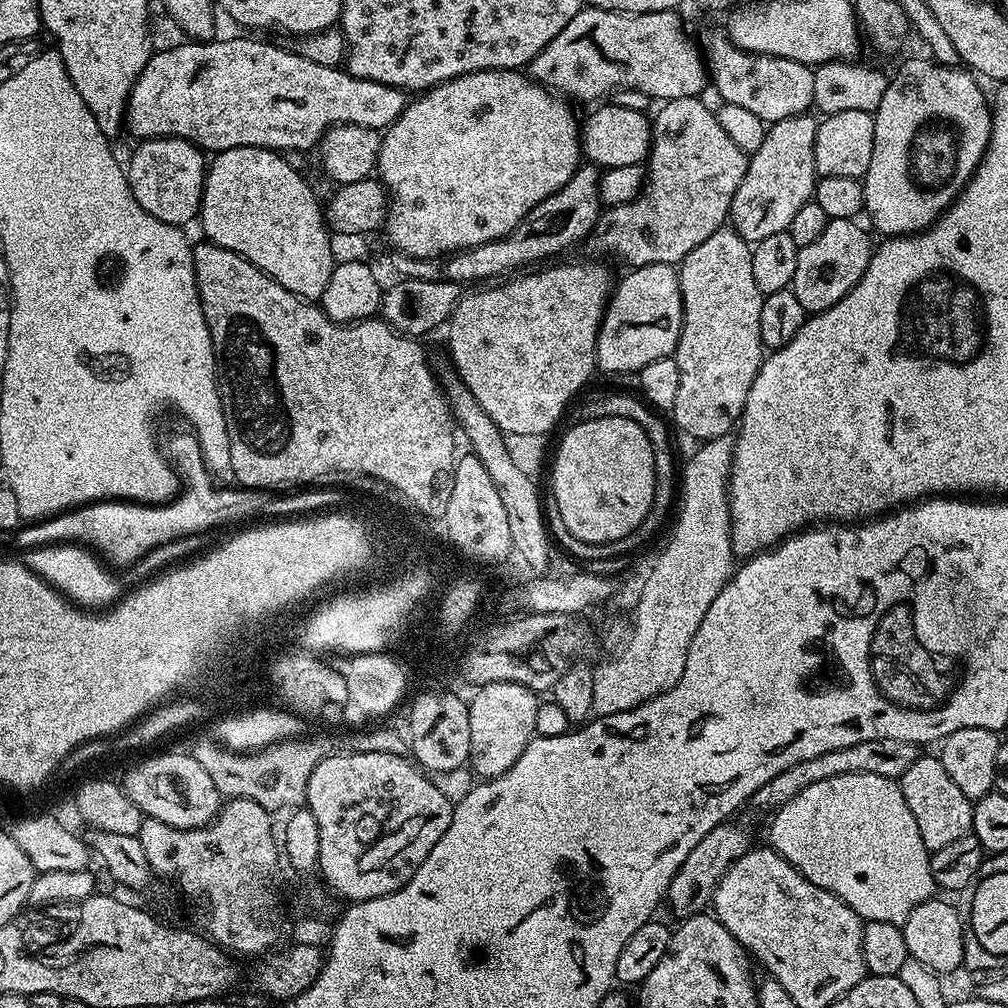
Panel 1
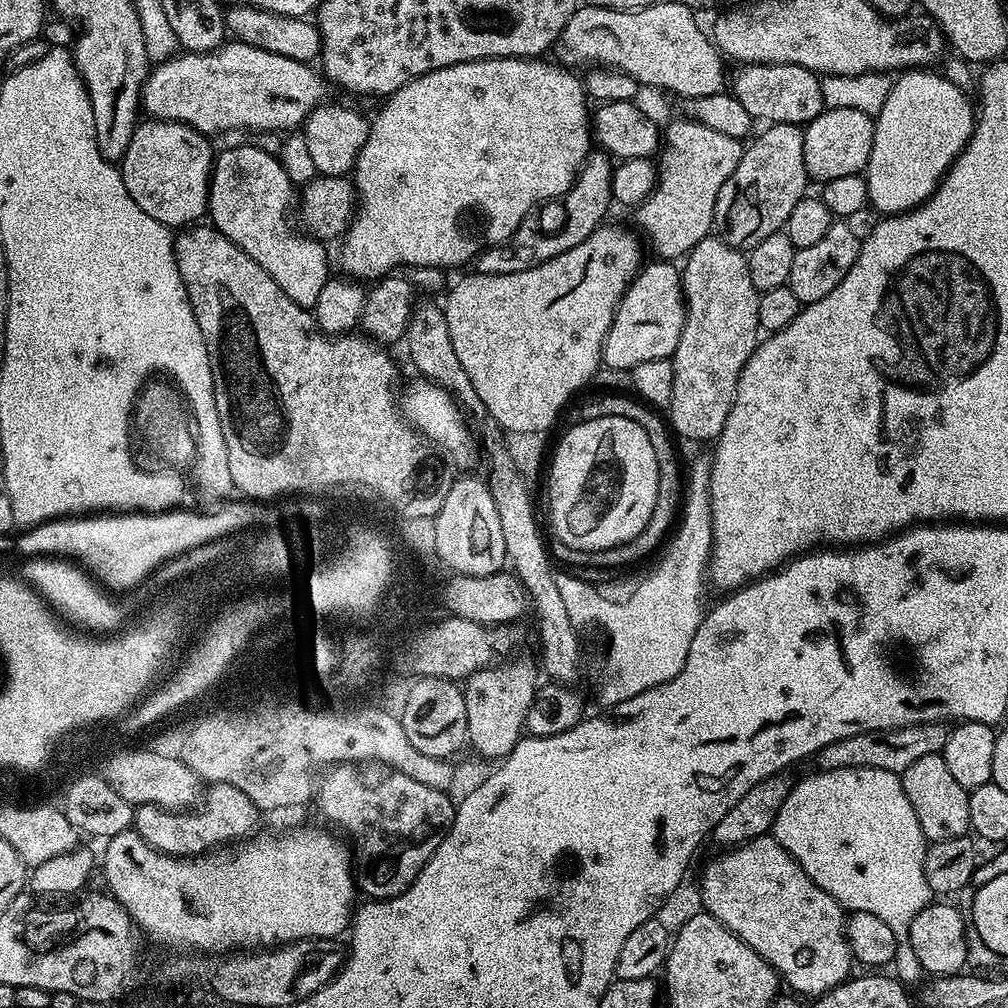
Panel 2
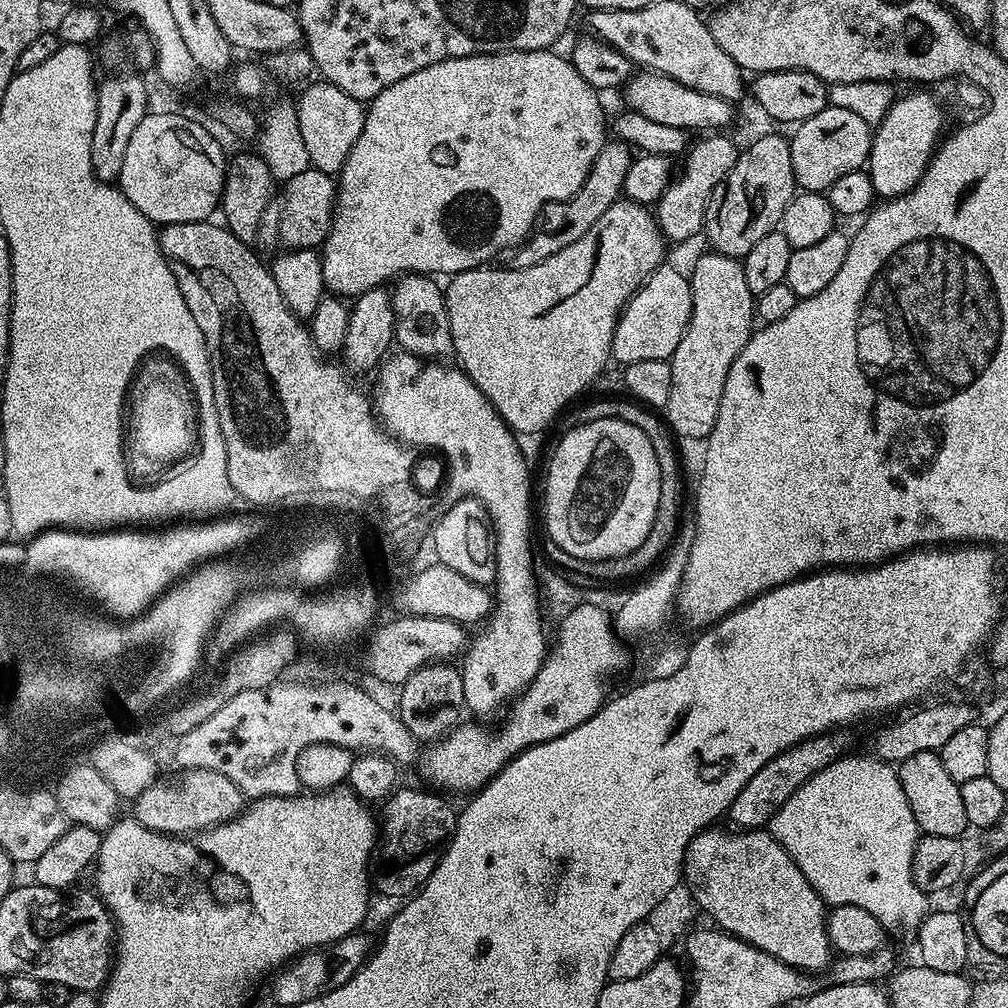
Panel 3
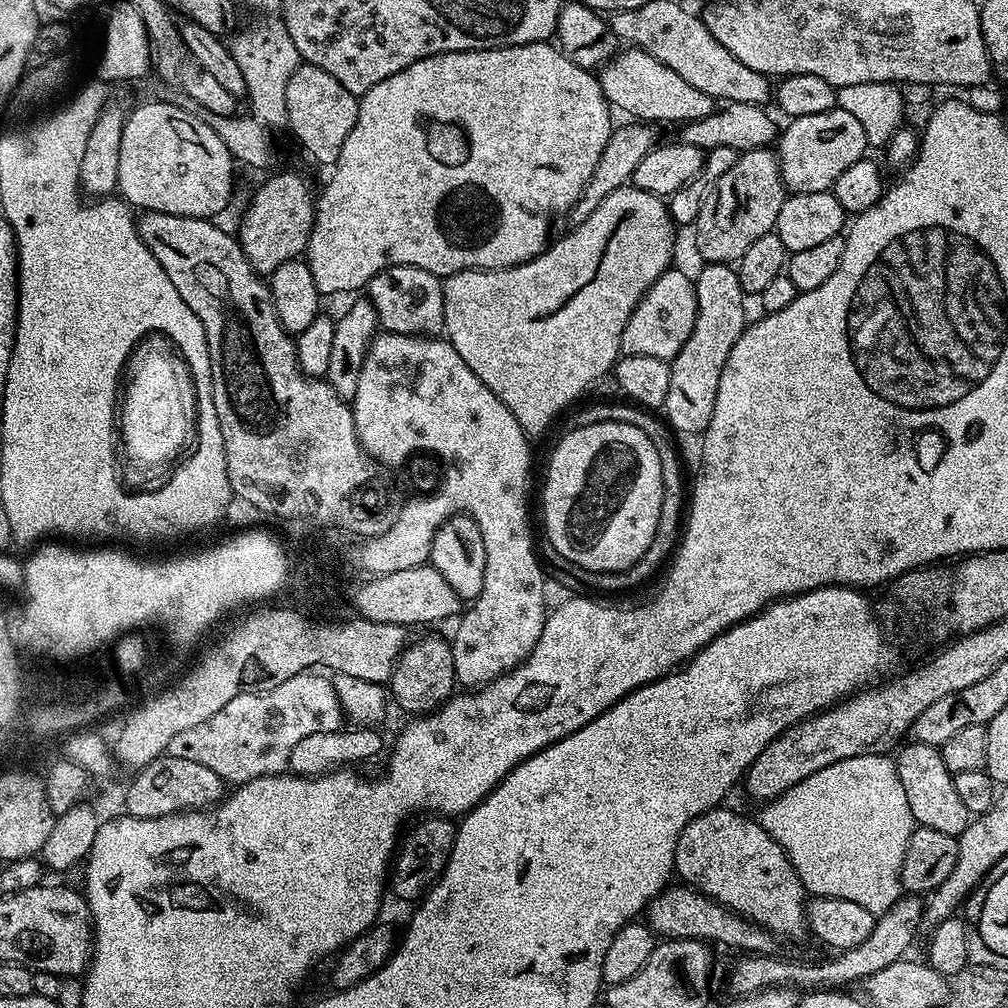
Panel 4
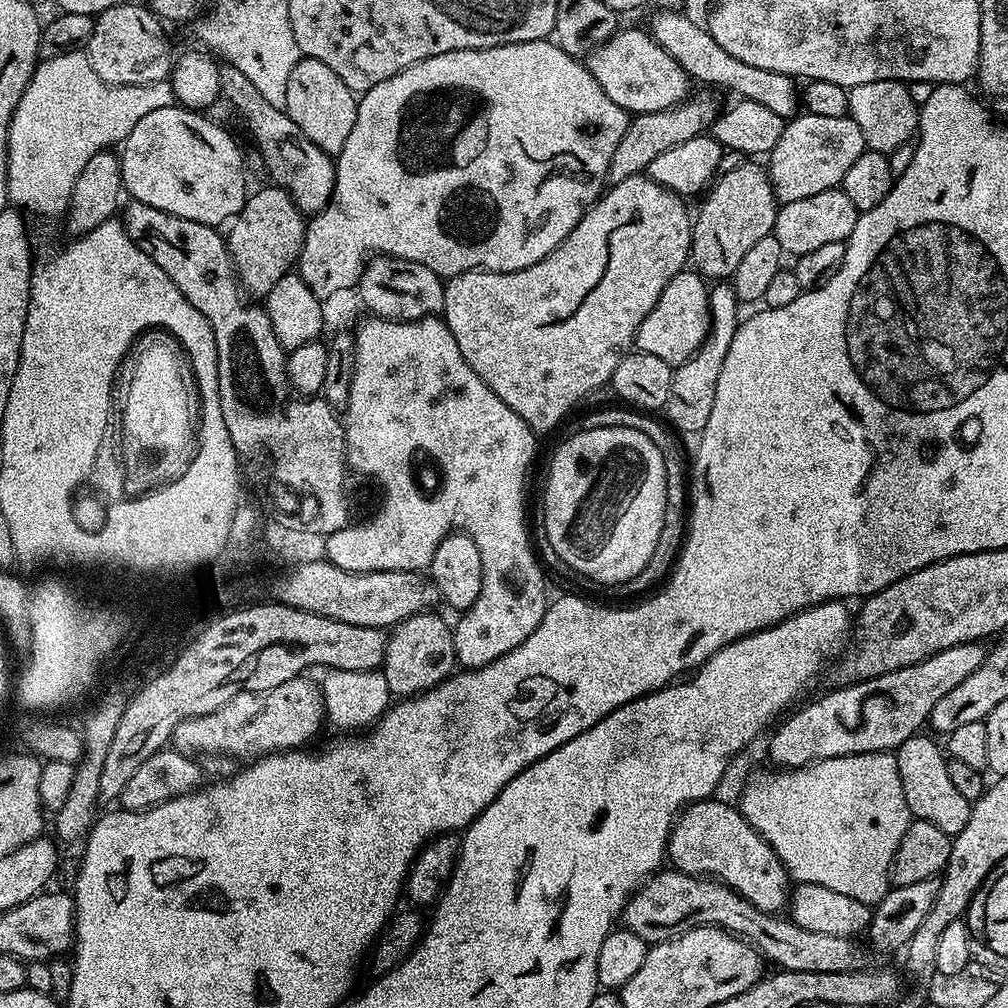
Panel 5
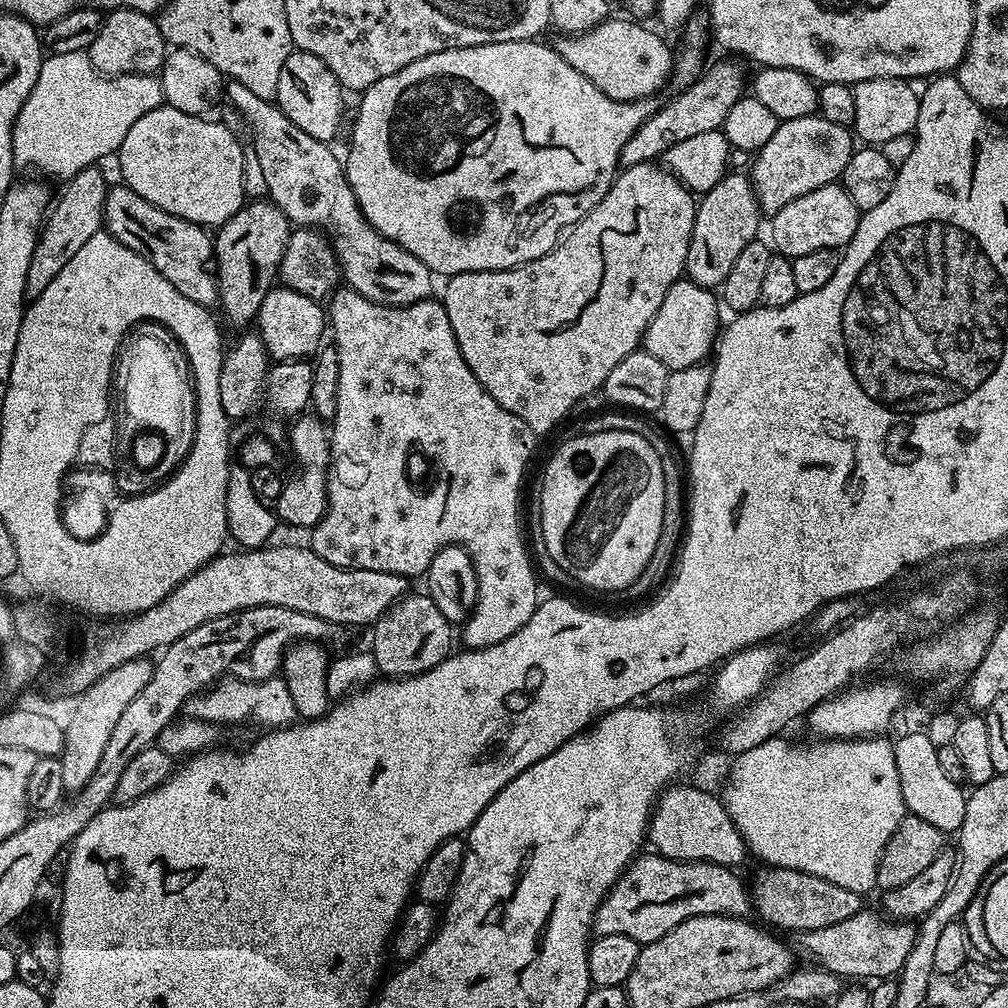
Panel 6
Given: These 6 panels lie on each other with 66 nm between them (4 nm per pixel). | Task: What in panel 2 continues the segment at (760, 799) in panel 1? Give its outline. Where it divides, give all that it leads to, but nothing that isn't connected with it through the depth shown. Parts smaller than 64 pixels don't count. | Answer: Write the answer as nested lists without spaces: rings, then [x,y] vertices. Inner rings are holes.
[[[915,724],[885,732],[854,734],[845,740],[830,742],[830,746],[822,746],[822,750],[816,752],[814,763],[822,772],[843,768],[881,768],[902,774],[914,762],[918,762],[918,758],[926,758],[926,754],[943,753],[948,733],[949,729],[944,724]]]

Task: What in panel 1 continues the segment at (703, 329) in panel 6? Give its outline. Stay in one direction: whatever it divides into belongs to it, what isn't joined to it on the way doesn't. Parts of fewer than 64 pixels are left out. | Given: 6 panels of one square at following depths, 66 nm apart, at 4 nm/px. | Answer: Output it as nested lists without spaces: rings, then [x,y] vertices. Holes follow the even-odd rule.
[[[647,264],[628,270],[611,289],[596,335],[596,366],[604,372],[639,373],[646,362],[675,353],[684,321],[680,274],[670,264]]]

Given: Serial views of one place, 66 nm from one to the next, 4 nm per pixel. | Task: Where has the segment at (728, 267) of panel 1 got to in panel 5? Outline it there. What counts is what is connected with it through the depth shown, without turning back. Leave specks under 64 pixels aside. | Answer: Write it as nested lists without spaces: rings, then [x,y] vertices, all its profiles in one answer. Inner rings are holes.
[[[713,283],[708,294],[708,305],[712,325],[708,327],[708,333],[700,349],[686,362],[675,365],[670,382],[670,394],[663,406],[663,411],[668,412],[667,423],[672,423],[680,432],[703,432],[710,418],[710,409],[714,406],[714,386],[718,386],[718,374],[722,374],[722,362],[726,362],[726,350],[730,350],[730,342],[734,342],[736,327],[741,322],[741,305],[731,283]]]

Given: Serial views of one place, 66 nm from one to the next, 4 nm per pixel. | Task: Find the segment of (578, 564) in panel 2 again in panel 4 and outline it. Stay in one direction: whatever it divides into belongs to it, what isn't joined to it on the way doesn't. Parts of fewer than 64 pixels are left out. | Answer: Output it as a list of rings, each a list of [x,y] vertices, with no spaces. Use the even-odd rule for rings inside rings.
[[[628,402],[623,403],[624,404],[588,404],[585,408],[577,407],[575,411],[568,414],[573,414],[573,416],[565,415],[563,417],[563,420],[565,419],[565,425],[563,427],[571,430],[574,428],[581,428],[582,426],[594,426],[598,422],[613,420],[614,422],[626,422],[630,426],[638,426],[638,430],[642,430],[648,435],[650,442],[654,442],[658,454],[664,461],[664,497],[662,498],[662,510],[658,518],[658,530],[654,534],[654,542],[650,542],[646,554],[642,554],[642,558],[638,558],[638,562],[634,562],[634,566],[630,566],[621,572],[614,573],[591,572],[590,570],[586,570],[582,566],[570,562],[570,558],[562,558],[562,554],[558,554],[558,550],[554,550],[552,544],[545,543],[543,545],[544,548],[542,548],[542,564],[546,569],[547,575],[557,579],[558,582],[566,586],[572,594],[579,592],[584,594],[620,592],[623,588],[638,587],[643,580],[650,579],[660,567],[662,567],[661,569],[665,567],[666,561],[675,553],[678,547],[678,541],[682,536],[682,517],[686,512],[686,484],[684,488],[684,476],[680,473],[680,460],[676,457],[676,444],[668,437],[669,429],[665,427],[663,423],[660,425],[659,422],[652,417],[655,415],[653,415],[651,411],[645,410],[639,406],[633,406]]]

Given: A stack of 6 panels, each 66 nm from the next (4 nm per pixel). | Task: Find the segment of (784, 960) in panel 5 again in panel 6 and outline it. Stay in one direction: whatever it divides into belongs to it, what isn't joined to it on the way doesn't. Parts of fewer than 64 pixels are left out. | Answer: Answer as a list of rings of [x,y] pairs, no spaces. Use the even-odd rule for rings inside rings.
[[[659,854],[637,855],[636,859],[624,869],[617,878],[616,885],[608,891],[608,896],[598,906],[594,932],[596,936],[606,934],[626,934],[641,946],[658,942],[674,926],[699,916],[734,916],[748,918],[753,915],[753,897],[744,890],[744,884],[735,876],[731,867],[723,864],[708,864],[705,860],[671,860]],[[861,910],[849,920],[838,922],[836,925],[809,932],[797,932],[794,936],[795,951],[799,955],[801,952],[810,959],[807,961],[834,973],[835,976],[853,976],[854,979],[860,980],[856,982],[879,982],[895,977],[906,962],[906,954],[910,954],[910,946],[914,946],[917,925],[894,920],[877,912]]]

